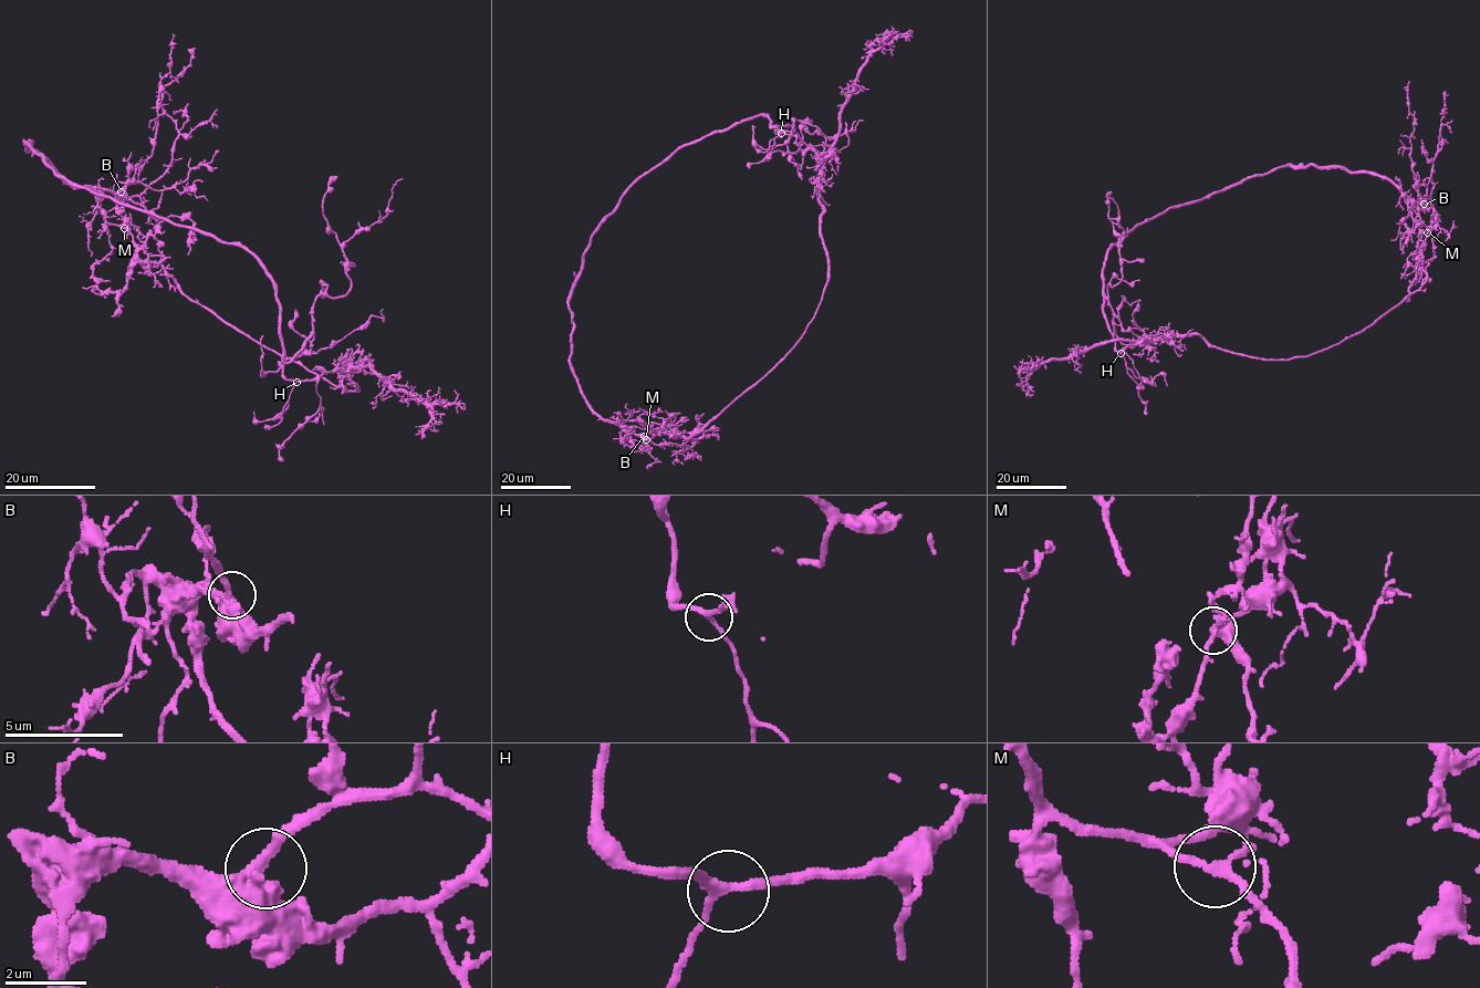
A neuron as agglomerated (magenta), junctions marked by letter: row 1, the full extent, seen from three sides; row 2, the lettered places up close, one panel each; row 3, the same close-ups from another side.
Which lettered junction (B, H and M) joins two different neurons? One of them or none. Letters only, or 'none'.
M

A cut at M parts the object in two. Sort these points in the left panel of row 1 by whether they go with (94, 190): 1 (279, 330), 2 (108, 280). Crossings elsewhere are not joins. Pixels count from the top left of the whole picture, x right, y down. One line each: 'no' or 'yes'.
1: yes
2: yes

